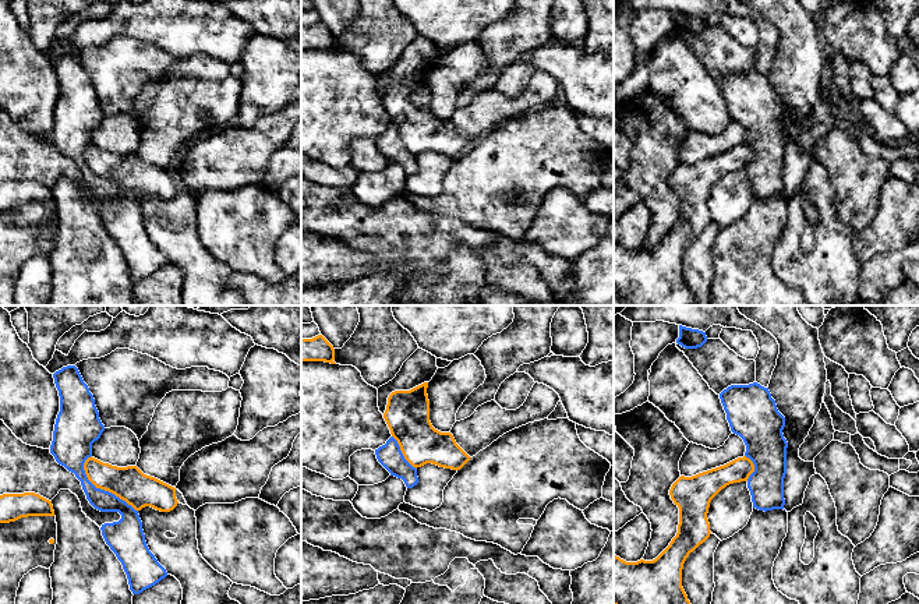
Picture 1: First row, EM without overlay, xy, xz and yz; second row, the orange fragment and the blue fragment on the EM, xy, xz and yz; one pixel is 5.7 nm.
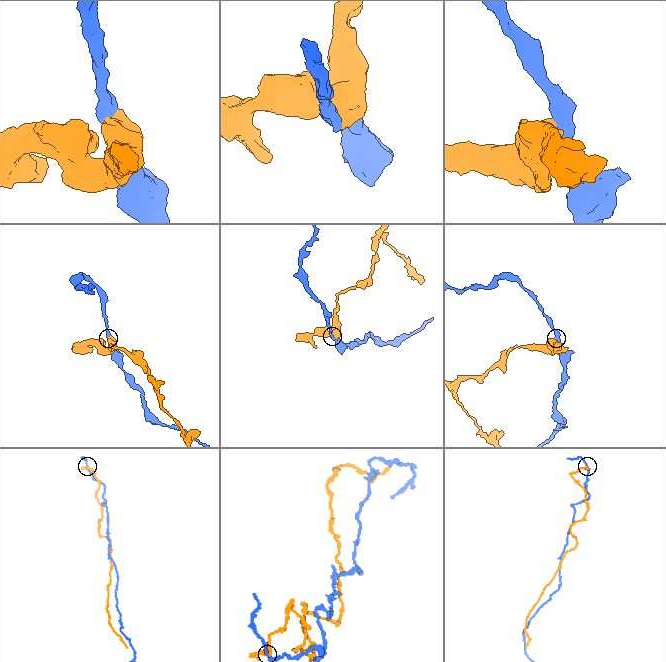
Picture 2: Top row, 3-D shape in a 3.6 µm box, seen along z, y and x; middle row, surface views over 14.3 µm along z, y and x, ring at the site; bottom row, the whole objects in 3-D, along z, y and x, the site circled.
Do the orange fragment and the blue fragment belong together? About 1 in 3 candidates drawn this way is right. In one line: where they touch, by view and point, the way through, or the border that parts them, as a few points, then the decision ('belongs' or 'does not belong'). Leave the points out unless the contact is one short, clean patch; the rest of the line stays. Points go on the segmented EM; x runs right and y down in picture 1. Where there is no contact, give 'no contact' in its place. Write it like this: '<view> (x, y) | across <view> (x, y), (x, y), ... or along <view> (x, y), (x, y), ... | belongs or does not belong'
xy (102, 488) | does not belong

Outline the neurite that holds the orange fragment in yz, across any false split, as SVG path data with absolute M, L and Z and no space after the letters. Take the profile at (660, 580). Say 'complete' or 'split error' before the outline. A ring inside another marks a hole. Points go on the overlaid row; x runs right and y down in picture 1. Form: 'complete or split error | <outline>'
complete | M743 456L692 477L681 476L669 490L671 499L679 508L676 536L653 561L626 562L614 555L614 604L690 604L682 587L682 569L689 554L711 534L707 519L710 502L727 485L747 481L753 471L753 462Z

